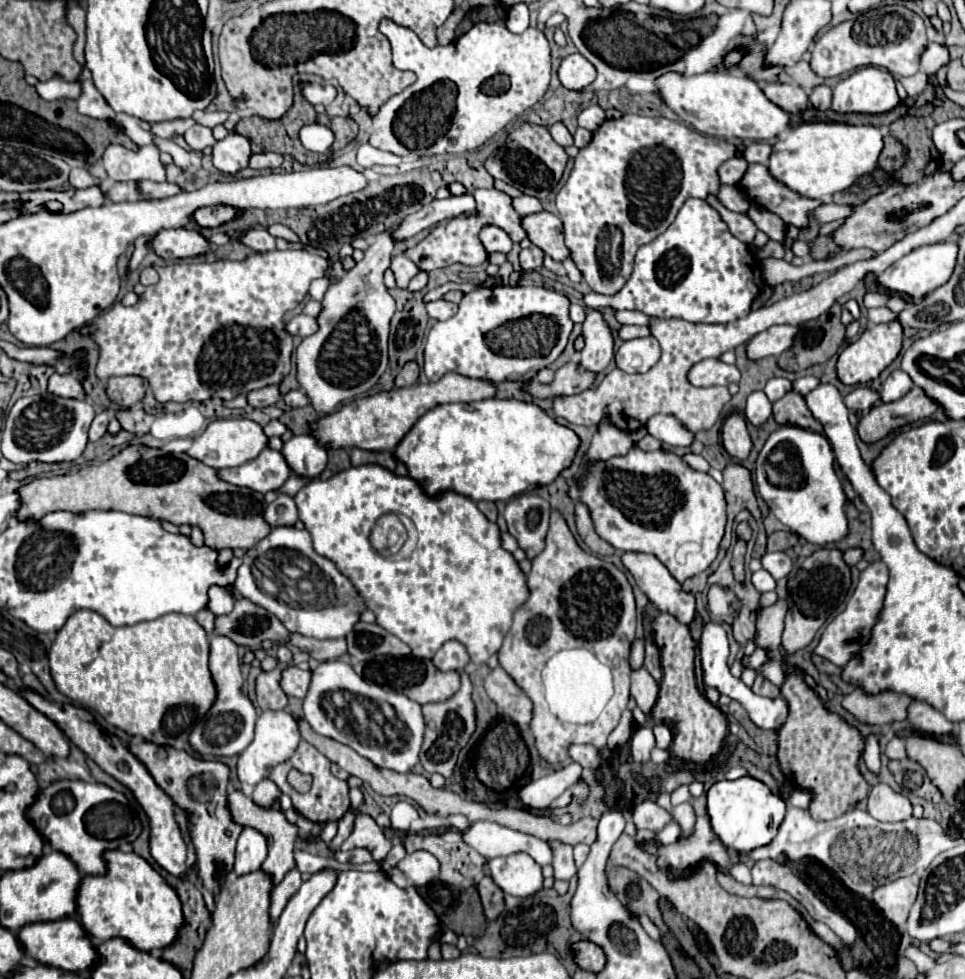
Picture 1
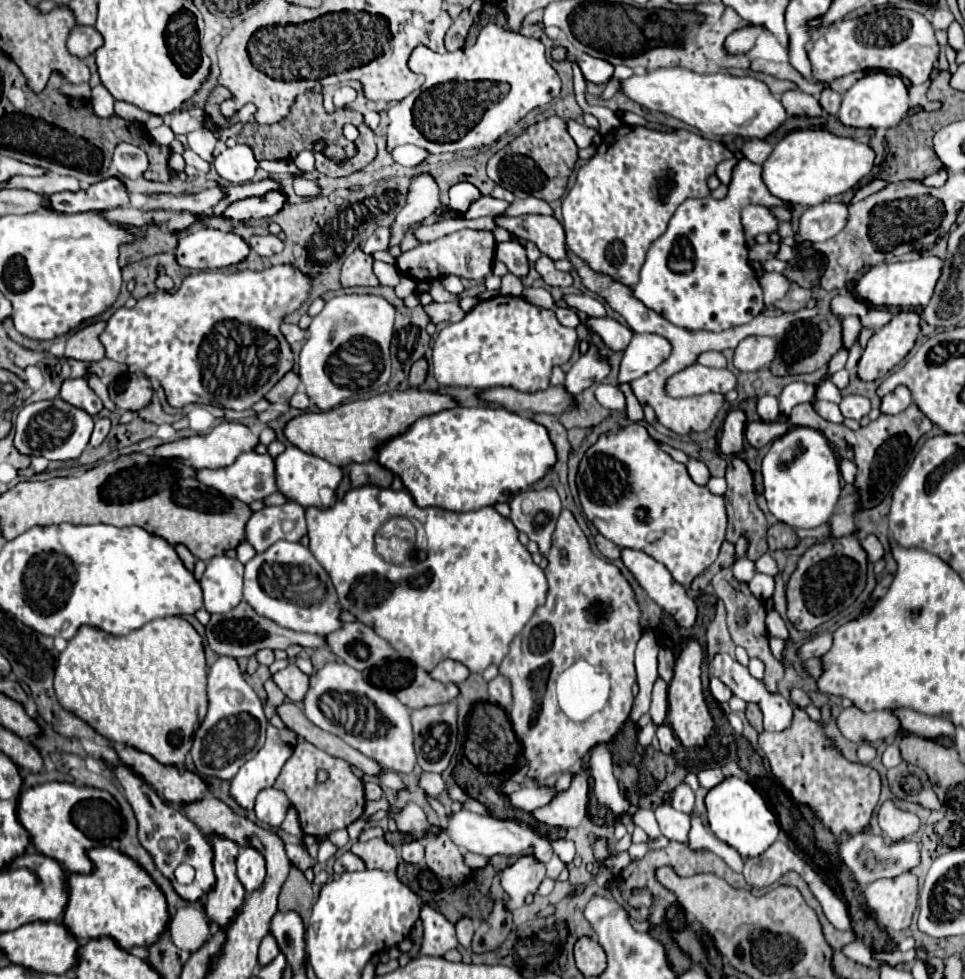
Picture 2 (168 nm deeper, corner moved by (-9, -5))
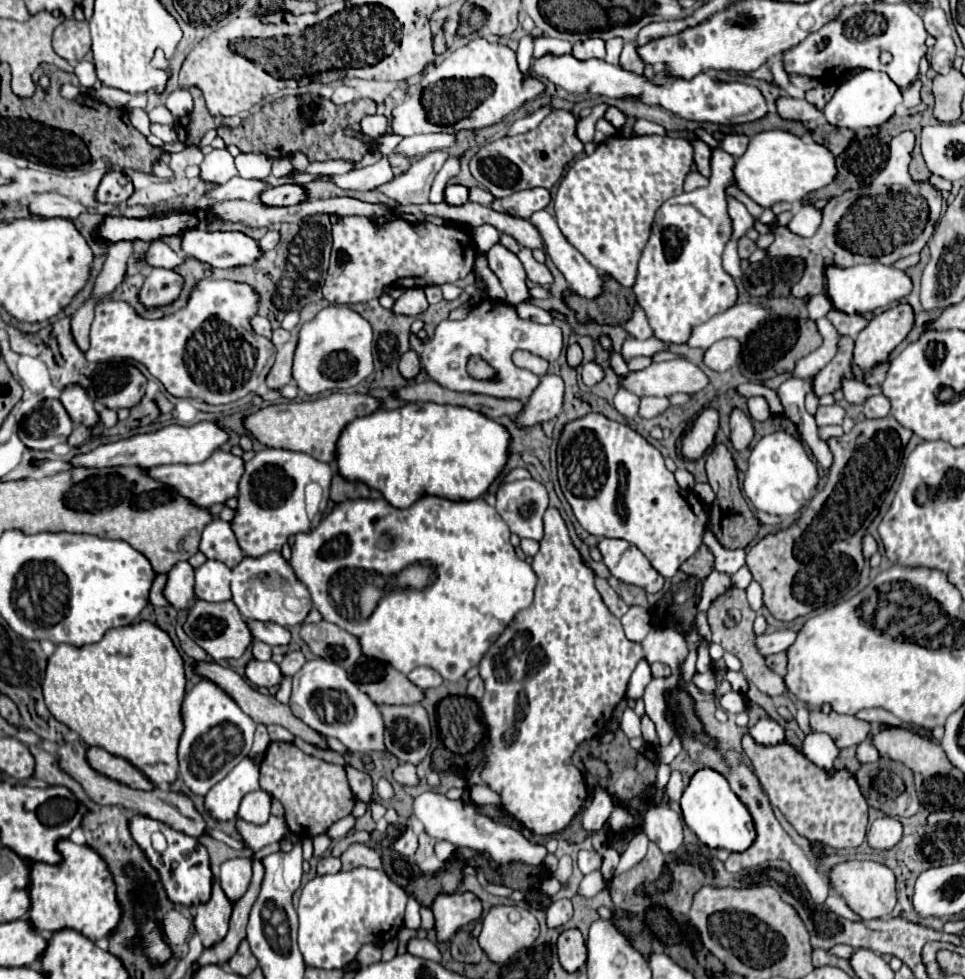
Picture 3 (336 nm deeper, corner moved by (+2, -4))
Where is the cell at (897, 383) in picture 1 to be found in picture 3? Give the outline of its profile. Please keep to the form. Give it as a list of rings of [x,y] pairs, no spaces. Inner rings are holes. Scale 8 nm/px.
[[[874,395],[870,399],[866,399],[862,413],[866,419],[878,419],[878,417],[886,417],[890,413],[890,405],[888,399],[884,395]]]

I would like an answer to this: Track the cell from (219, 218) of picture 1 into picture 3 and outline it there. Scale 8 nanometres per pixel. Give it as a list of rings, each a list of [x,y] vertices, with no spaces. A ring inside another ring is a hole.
[[[286,183],[280,187],[270,187],[260,195],[266,205],[296,205],[306,199],[306,189],[296,183]]]

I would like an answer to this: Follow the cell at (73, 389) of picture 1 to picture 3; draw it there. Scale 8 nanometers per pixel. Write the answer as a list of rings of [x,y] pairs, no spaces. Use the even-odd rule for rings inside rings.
[[[66,387],[60,395],[60,403],[66,407],[74,425],[86,425],[88,429],[98,425],[98,413],[84,389]]]

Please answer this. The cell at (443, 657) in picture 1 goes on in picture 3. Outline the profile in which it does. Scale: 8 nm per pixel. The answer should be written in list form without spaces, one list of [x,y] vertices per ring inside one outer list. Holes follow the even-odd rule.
[[[416,667],[406,677],[420,689],[432,689],[442,683],[442,677],[434,669],[428,669],[428,667]]]

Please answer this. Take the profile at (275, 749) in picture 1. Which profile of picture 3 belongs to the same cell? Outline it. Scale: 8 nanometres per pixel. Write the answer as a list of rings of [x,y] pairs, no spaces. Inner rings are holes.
[[[248,757],[240,761],[220,783],[216,783],[204,795],[204,809],[216,821],[230,821],[236,819],[240,801],[246,793],[260,789],[258,785],[258,765],[252,763]]]

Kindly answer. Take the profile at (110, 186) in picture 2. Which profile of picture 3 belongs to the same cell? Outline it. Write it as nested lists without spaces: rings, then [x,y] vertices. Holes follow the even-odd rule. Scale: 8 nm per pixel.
[[[110,171],[104,175],[104,179],[96,191],[96,197],[102,203],[116,205],[116,203],[126,201],[132,193],[134,193],[132,179],[122,171]]]

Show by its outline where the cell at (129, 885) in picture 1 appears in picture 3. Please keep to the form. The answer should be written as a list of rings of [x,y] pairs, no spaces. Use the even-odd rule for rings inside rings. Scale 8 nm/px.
[[[62,839],[56,845],[62,861],[58,865],[48,863],[30,863],[30,909],[28,917],[32,927],[50,935],[64,927],[82,933],[88,939],[108,937],[108,933],[120,921],[120,905],[114,895],[114,881],[104,865],[104,859],[86,845],[76,845],[70,839]]]

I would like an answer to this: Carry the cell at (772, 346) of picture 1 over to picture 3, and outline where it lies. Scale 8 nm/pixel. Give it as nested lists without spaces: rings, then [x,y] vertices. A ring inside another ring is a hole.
[[[720,339],[704,351],[704,365],[712,371],[728,371],[740,355],[740,343],[736,339]]]

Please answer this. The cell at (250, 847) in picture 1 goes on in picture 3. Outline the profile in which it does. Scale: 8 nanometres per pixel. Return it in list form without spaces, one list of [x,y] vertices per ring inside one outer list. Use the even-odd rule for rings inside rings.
[[[236,857],[226,863],[222,863],[218,873],[218,883],[224,891],[224,895],[236,903],[248,889],[248,883],[252,879],[252,859],[250,857]]]

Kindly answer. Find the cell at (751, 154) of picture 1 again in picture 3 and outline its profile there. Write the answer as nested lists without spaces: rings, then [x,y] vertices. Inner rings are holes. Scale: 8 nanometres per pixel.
[[[726,135],[720,141],[720,149],[724,149],[726,153],[730,153],[732,157],[740,157],[744,153],[744,149],[748,147],[748,137],[746,135]]]

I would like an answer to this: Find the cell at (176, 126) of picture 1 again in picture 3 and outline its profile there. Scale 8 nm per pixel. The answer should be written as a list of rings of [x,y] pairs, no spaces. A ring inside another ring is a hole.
[[[176,89],[170,93],[166,107],[172,111],[174,117],[186,117],[192,111],[192,95],[188,93],[188,89]]]

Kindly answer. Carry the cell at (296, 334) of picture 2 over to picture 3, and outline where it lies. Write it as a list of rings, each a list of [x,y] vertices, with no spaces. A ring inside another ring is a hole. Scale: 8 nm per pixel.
[[[254,315],[254,317],[250,319],[250,325],[252,325],[252,329],[254,329],[258,335],[266,335],[266,337],[272,335],[272,327],[270,327],[270,321],[268,321],[266,317]]]

